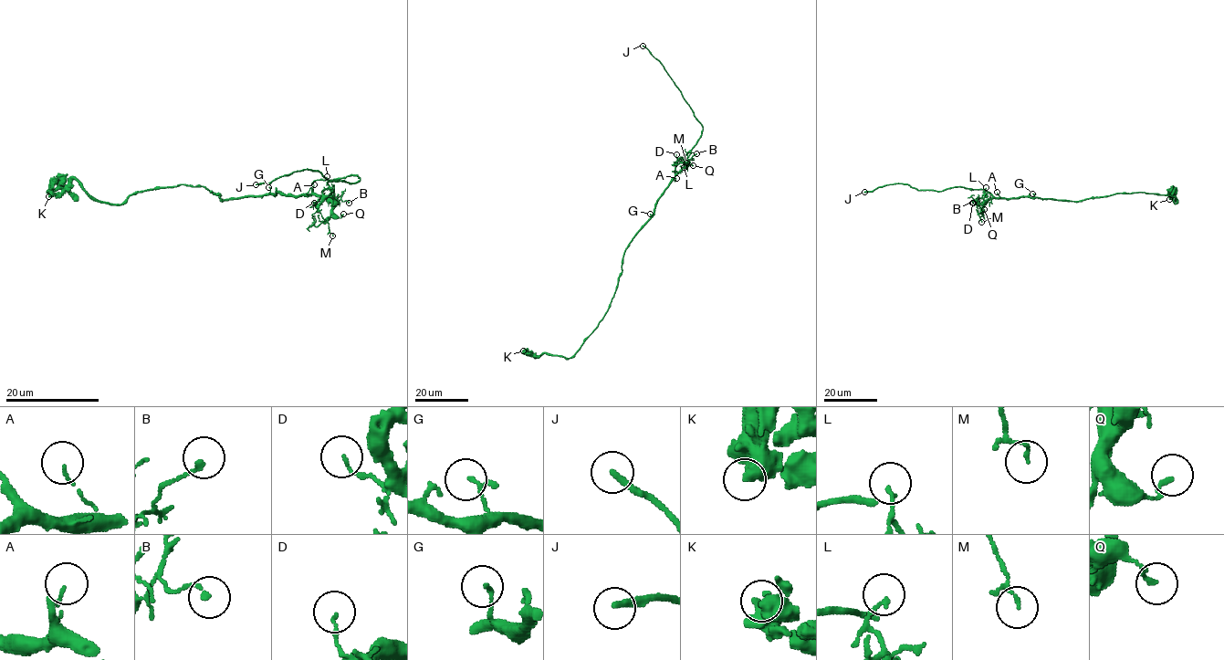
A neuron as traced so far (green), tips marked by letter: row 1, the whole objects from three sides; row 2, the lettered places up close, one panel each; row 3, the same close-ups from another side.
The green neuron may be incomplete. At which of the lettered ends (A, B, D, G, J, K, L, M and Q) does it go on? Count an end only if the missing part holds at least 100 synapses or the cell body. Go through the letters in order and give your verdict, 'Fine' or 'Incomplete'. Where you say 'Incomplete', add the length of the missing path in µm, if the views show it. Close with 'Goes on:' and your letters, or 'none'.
A: Fine
B: Fine
D: Fine
G: Fine
J: Incomplete. Missing length about 15 µm
K: Fine
L: Fine
M: Fine
Q: Fine
Goes on: J

